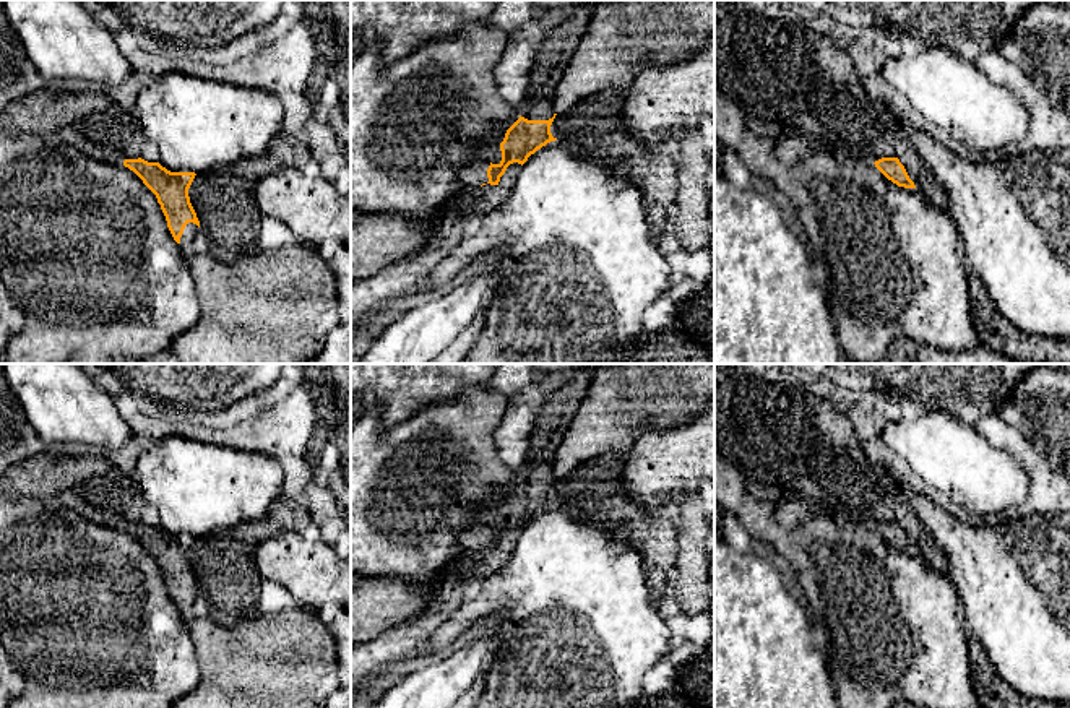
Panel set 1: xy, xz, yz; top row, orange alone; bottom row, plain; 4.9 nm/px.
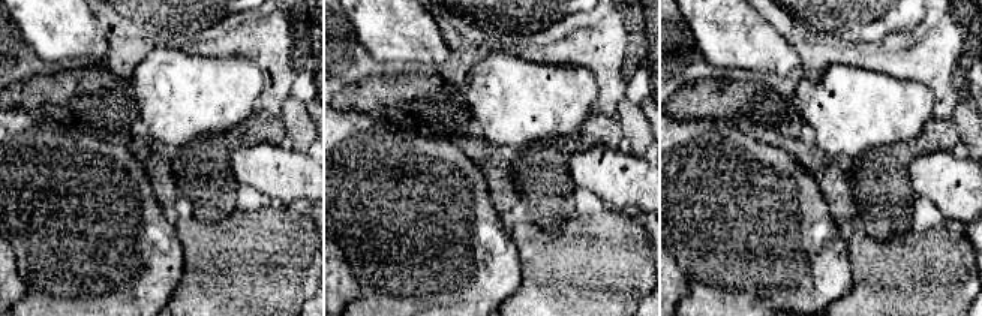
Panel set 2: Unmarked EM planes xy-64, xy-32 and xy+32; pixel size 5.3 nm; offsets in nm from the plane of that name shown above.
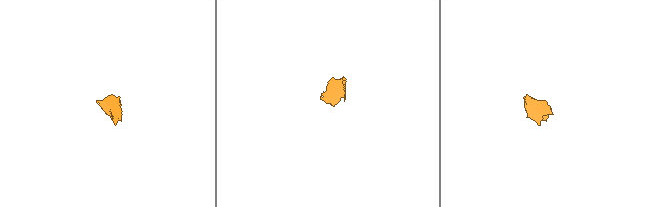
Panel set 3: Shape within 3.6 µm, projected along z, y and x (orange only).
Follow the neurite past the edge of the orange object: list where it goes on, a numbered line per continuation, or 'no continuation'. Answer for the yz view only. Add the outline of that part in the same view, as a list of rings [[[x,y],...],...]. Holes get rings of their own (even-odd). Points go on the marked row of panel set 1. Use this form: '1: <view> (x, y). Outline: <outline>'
no continuation

